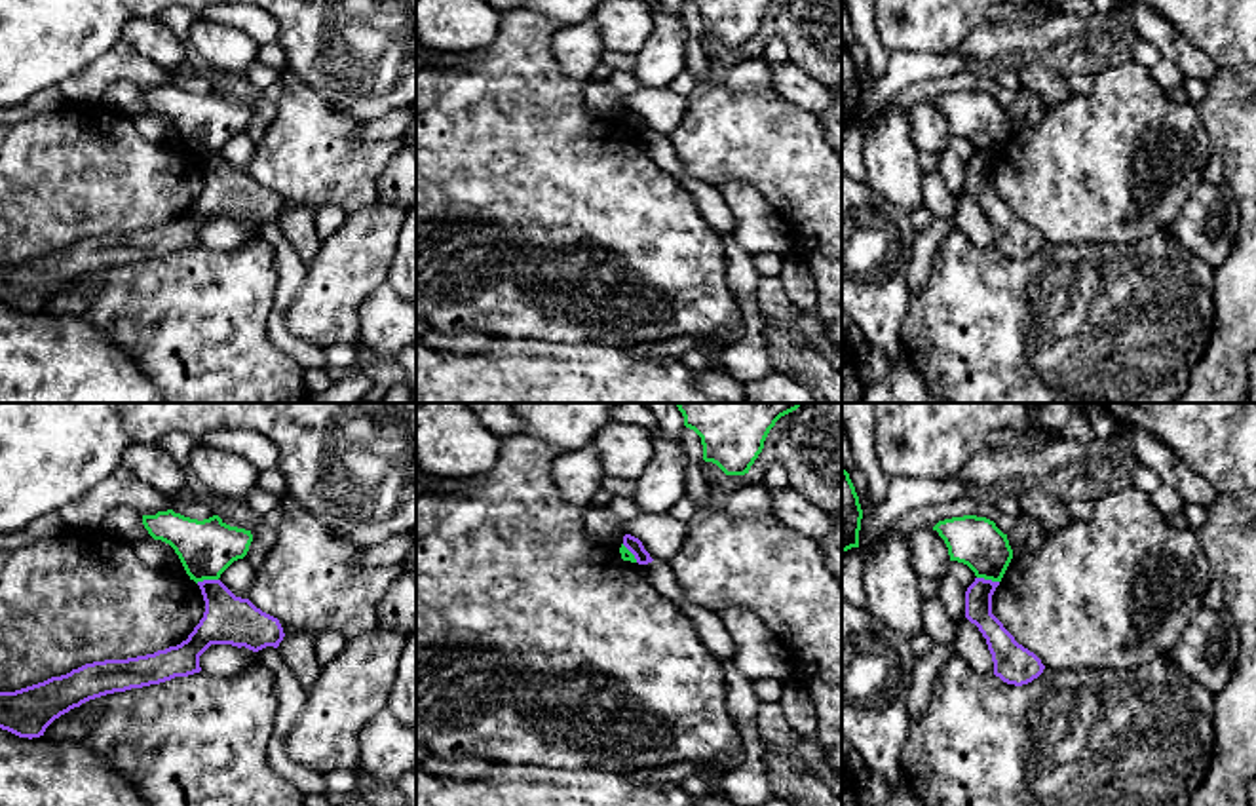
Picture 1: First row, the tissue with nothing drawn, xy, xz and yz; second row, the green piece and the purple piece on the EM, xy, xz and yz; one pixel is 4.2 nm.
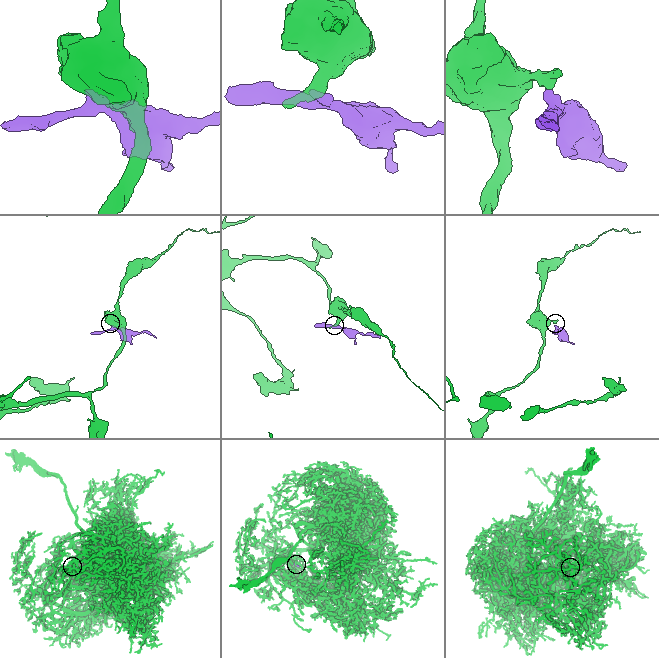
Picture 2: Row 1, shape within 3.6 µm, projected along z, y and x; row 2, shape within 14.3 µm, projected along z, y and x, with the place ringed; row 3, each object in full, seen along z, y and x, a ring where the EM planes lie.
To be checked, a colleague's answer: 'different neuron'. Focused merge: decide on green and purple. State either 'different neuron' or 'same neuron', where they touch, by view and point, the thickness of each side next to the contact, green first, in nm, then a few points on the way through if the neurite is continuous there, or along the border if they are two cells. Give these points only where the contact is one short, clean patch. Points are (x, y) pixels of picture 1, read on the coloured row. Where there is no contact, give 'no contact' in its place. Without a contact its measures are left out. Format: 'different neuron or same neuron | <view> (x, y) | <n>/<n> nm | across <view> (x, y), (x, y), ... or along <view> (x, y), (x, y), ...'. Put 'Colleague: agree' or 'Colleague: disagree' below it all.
different neuron | yz (989, 578) | 220/110 nm | along yz (977, 576), (998, 582)
Colleague: agree

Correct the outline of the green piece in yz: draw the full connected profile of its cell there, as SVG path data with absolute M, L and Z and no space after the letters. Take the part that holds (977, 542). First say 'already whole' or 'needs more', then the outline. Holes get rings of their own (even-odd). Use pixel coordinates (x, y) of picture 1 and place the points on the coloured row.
already whole; M963 515L939 521L933 530L944 540L950 561L967 565L977 578L1001 582L1013 549L994 521Z

